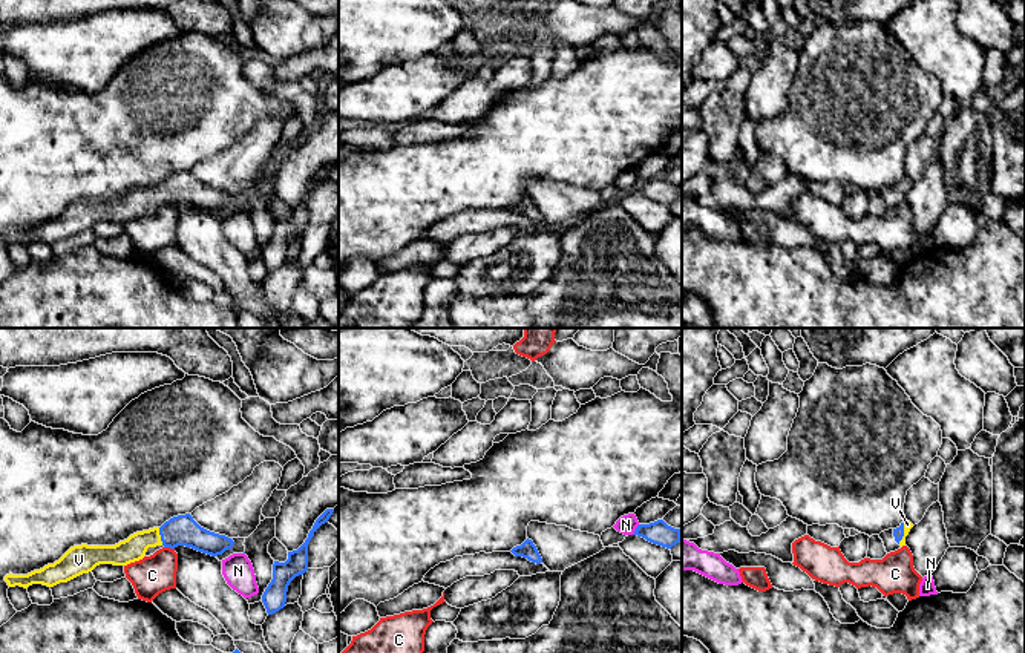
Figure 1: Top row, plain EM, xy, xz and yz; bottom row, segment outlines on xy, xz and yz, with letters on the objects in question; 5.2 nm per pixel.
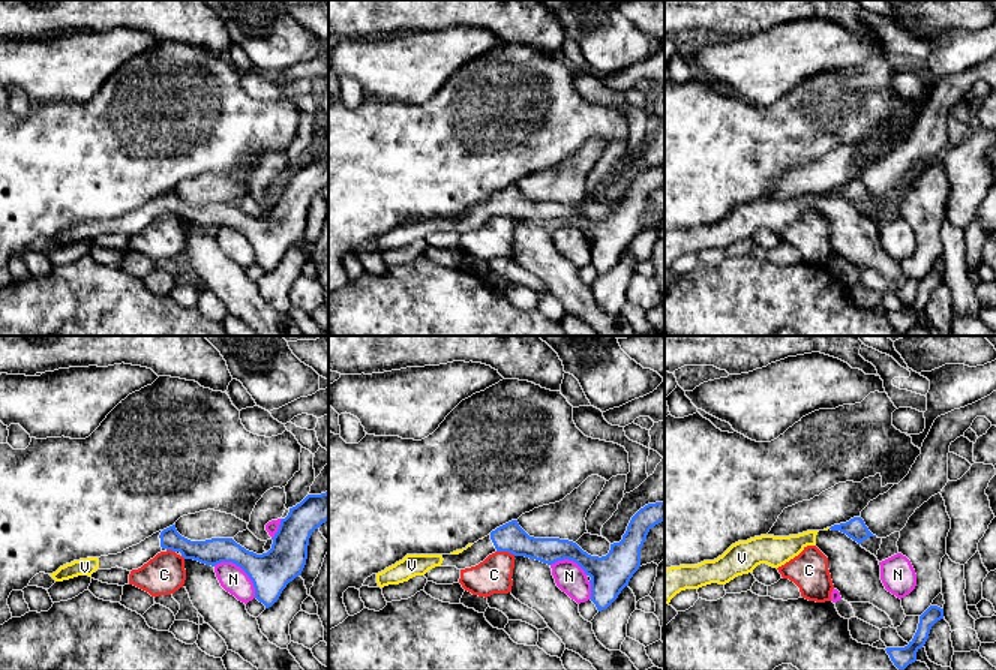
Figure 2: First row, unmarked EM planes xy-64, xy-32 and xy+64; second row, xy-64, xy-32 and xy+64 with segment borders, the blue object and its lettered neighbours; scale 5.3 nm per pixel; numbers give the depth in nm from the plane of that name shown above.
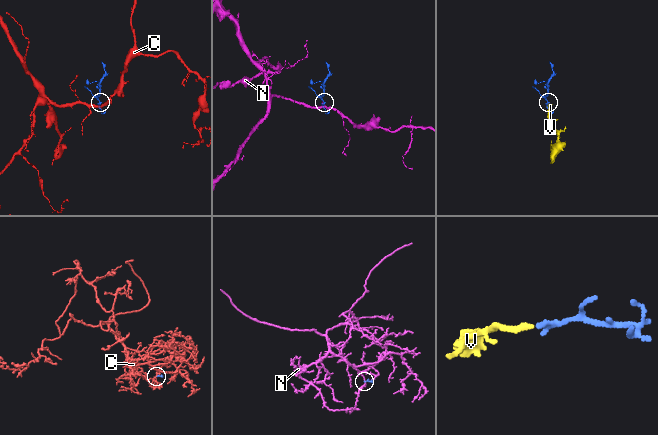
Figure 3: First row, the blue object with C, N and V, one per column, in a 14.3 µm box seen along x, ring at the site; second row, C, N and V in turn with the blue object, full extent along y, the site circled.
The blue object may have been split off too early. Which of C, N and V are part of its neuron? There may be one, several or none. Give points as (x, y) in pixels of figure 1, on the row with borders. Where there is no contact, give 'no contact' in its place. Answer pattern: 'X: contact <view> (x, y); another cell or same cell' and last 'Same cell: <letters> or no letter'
C: contact xy (169, 546); another cell
N: contact xz (636, 529); another cell
V: contact yz (903, 534); same cell
Same cell: V

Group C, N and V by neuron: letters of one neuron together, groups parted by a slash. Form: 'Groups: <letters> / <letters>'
Groups: C / N / V

